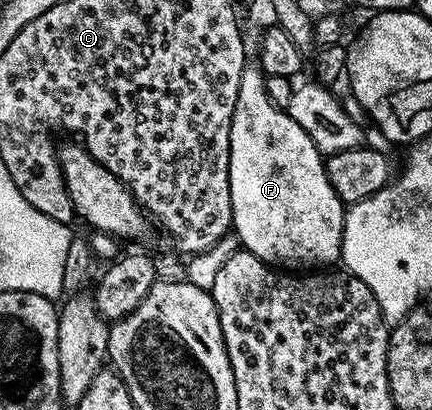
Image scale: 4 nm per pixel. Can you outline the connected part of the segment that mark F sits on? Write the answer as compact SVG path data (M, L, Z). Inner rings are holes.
M246 64L243 75L239 79L239 95L235 103L235 111L231 119L231 135L229 136L229 186L231 187L231 207L233 215L231 218L231 229L235 234L238 242L243 246L244 252L254 253L260 261L267 265L280 267L282 270L293 269L289 271L317 271L322 267L333 267L341 261L341 244L343 243L343 231L345 230L346 206L343 204L341 197L331 187L329 176L325 170L325 157L320 149L317 149L316 143L307 135L295 119L284 109L280 109L274 101L269 98L269 92L265 86L267 74L260 64Z

